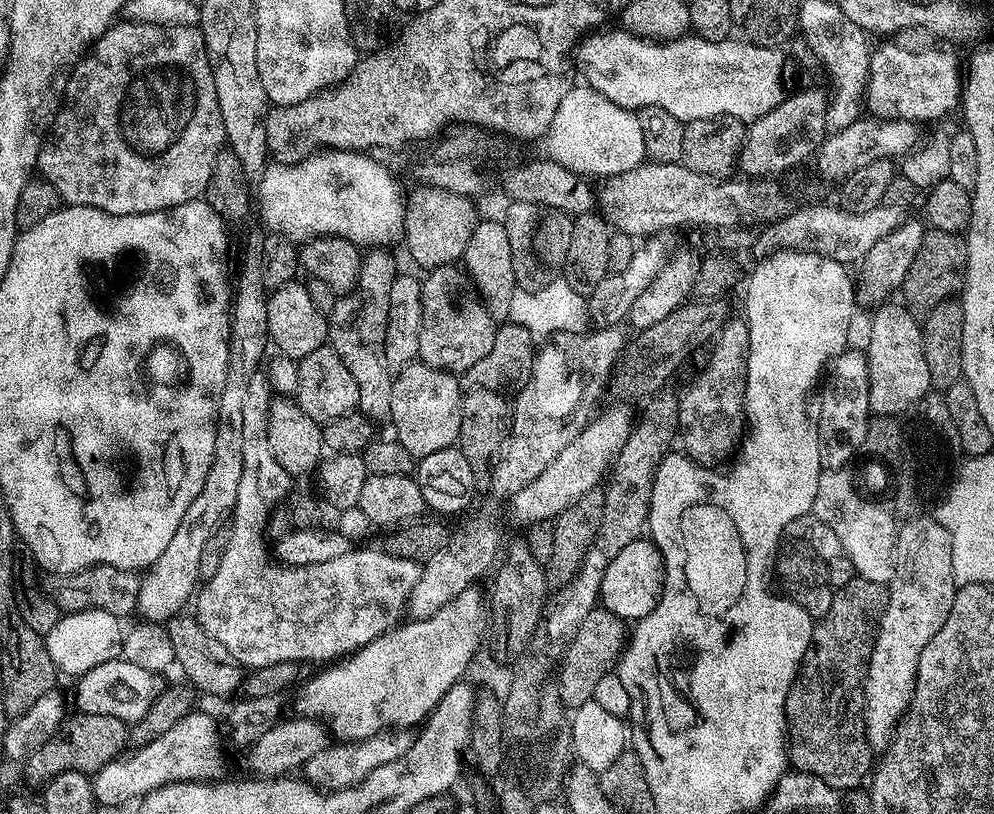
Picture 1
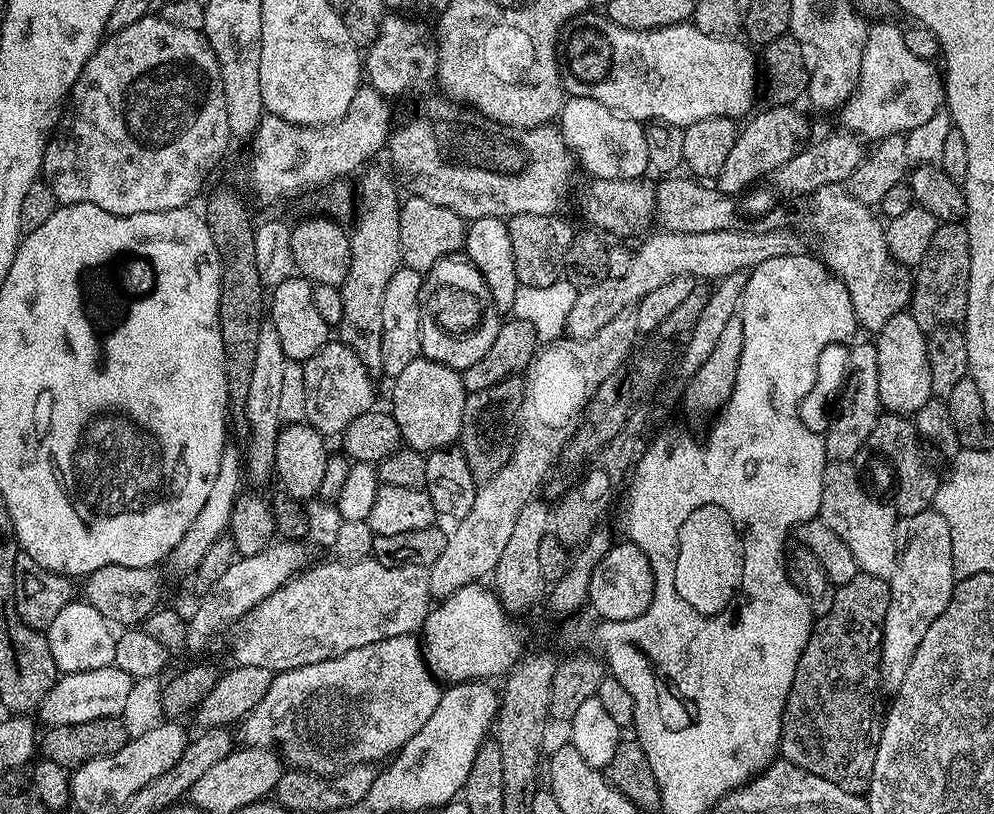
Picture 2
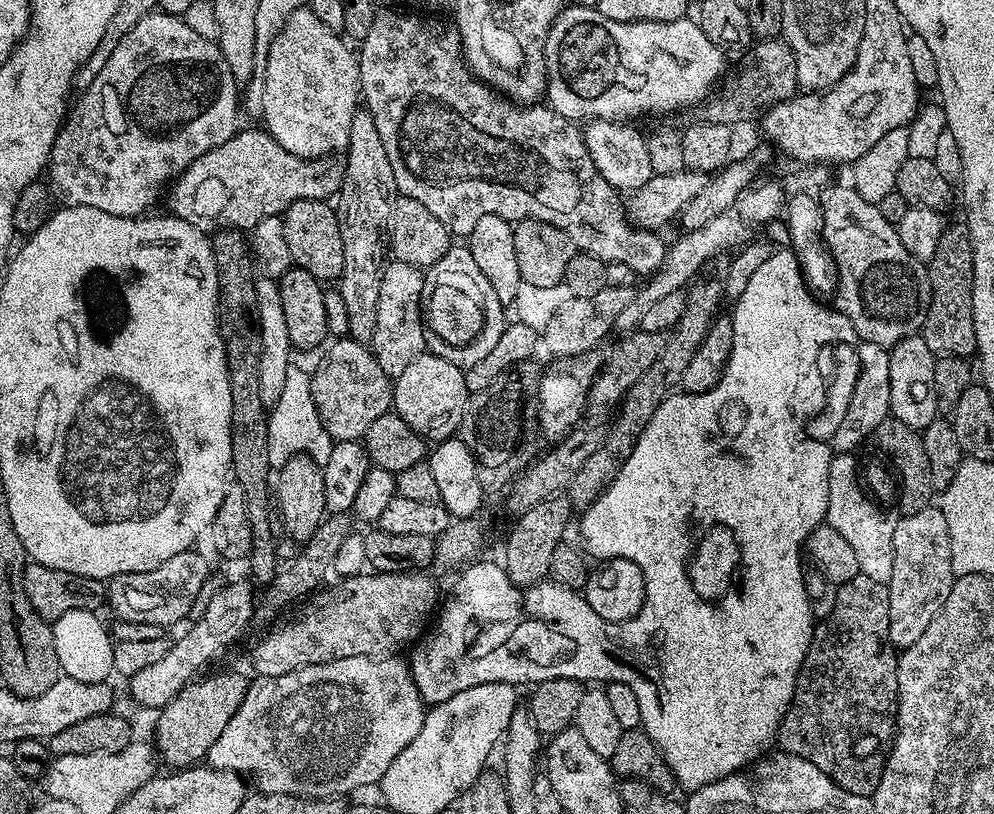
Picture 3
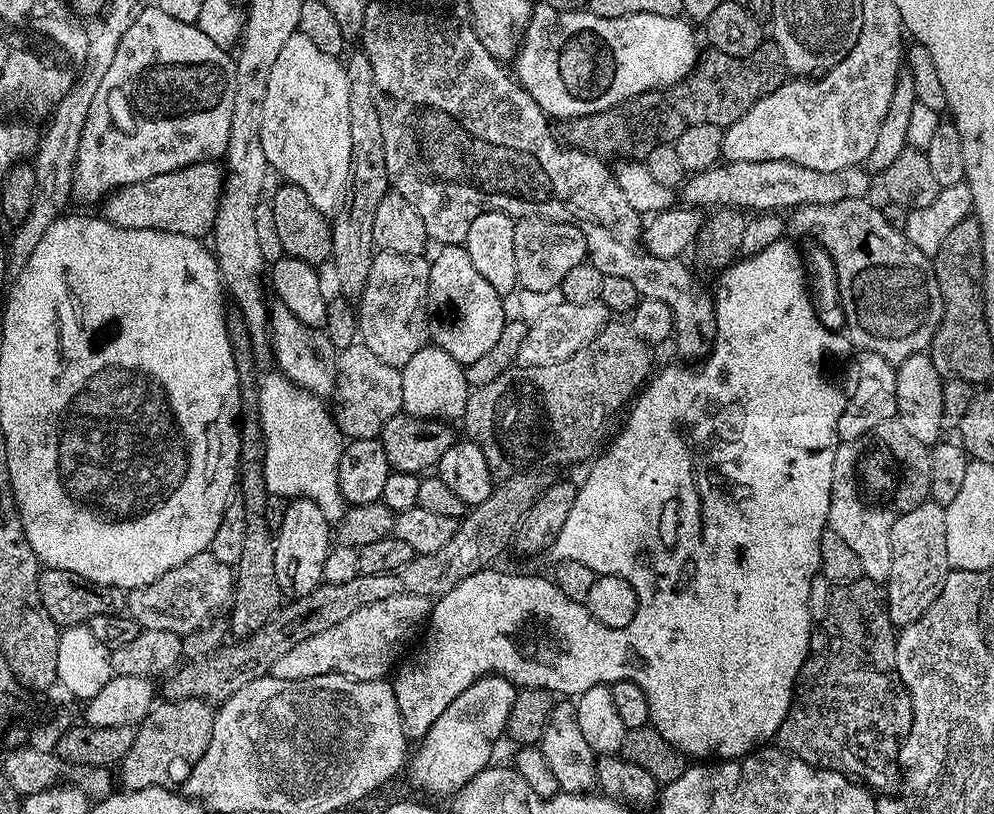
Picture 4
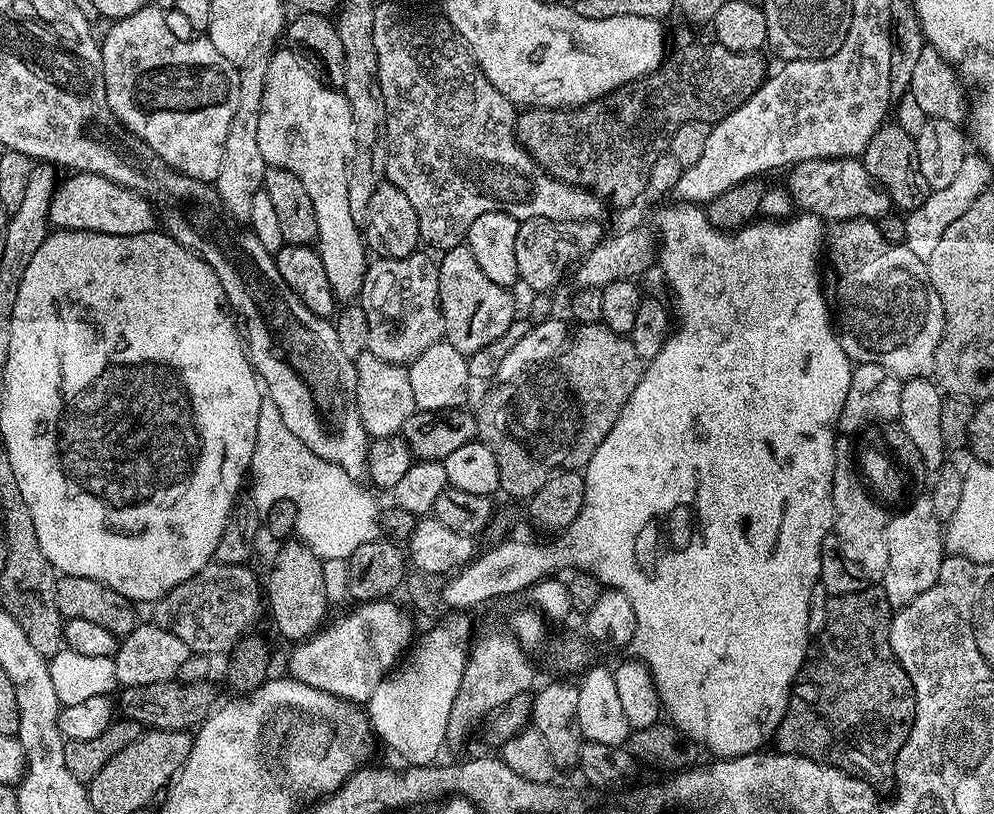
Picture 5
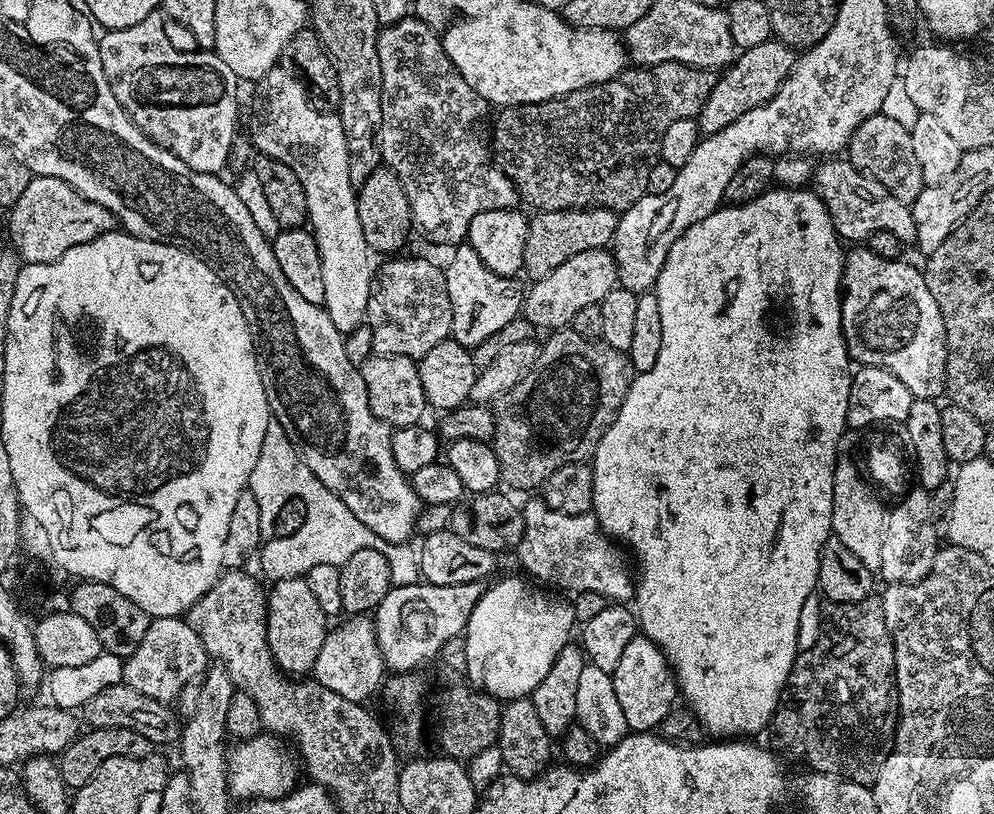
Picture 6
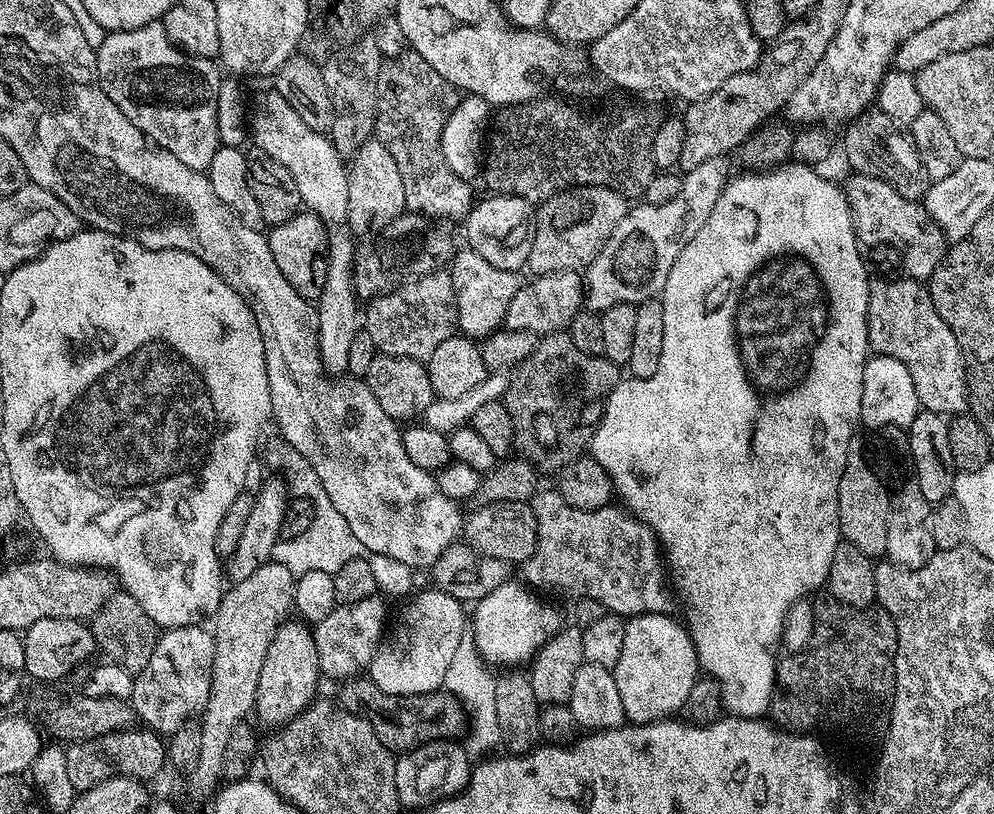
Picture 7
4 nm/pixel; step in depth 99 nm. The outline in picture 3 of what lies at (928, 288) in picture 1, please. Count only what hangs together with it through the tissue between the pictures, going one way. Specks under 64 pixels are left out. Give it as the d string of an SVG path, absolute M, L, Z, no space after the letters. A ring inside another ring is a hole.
M949 223L942 238L938 238L938 247L926 262L928 285L932 299L928 301L928 310L924 314L922 335L926 346L937 356L971 357L976 350L976 331L972 313L972 287L974 286L974 250L972 239L963 223Z

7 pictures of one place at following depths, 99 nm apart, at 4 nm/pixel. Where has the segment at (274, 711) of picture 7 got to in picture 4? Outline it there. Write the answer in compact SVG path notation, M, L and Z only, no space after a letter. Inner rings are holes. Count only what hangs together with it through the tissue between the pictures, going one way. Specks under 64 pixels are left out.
M292 498L288 500L286 518L275 533L274 572L278 578L281 593L288 598L306 596L324 583L324 567L330 547L324 540L324 532L330 527L330 521L312 500Z

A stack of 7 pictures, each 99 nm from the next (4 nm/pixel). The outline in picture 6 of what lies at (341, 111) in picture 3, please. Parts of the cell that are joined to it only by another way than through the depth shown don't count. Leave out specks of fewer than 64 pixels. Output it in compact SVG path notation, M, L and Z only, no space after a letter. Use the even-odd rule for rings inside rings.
M284 66L271 68L255 85L256 129L250 134L250 140L259 155L274 158L290 166L290 170L298 174L298 182L302 182L302 190L306 190L307 223L310 225L312 237L316 239L318 254L322 258L322 283L326 286L326 298L322 307L328 313L330 322L334 322L337 330L341 334L347 334L365 323L370 302L374 263L372 264L371 258L373 257L370 255L366 242L366 234L362 234L362 222L358 222L357 189L353 188L350 182L346 134L342 130L339 115L327 116L326 113L319 112L312 105L311 98L313 97L305 81L289 69L288 72Z

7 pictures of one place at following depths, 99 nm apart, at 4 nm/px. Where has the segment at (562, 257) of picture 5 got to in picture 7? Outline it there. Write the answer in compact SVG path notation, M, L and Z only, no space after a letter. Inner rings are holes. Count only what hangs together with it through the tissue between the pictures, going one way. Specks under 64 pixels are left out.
M581 184L554 194L543 201L535 213L527 267L533 268L532 272L537 276L554 271L583 269L598 255L614 226L618 226L618 222L627 216L629 207L623 192L593 184Z

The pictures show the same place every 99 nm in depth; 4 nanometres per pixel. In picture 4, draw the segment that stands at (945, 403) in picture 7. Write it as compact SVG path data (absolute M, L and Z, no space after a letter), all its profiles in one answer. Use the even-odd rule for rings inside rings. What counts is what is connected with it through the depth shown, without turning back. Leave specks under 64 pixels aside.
M865 197L858 199L843 199L841 202L826 203L826 204L811 204L804 205L798 211L798 222L806 230L816 230L818 234L819 247L824 248L828 252L830 258L833 259L834 266L837 268L838 290L840 291L840 308L845 312L846 332L857 345L855 346L862 352L873 352L874 354L882 354L882 358L886 358L894 365L901 364L906 358L910 358L919 352L928 352L932 346L932 339L940 325L940 319L944 313L944 299L940 293L940 287L936 281L936 275L932 269L932 260L926 254L922 254L922 250L918 250L918 246L911 244L905 238L903 232L895 230L890 226L884 216L883 209L877 208L869 203L870 200Z

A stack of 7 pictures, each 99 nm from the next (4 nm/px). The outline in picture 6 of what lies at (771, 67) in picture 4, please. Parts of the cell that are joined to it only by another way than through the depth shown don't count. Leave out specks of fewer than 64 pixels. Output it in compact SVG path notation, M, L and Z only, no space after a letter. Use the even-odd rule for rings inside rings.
M662 62L651 67L629 67L612 80L574 90L557 100L501 107L490 135L493 161L510 178L521 201L525 205L533 204L533 209L553 212L563 208L609 208L619 214L648 195L650 170L659 157L660 139L666 134L666 126L699 117L713 83L711 71L678 62Z

